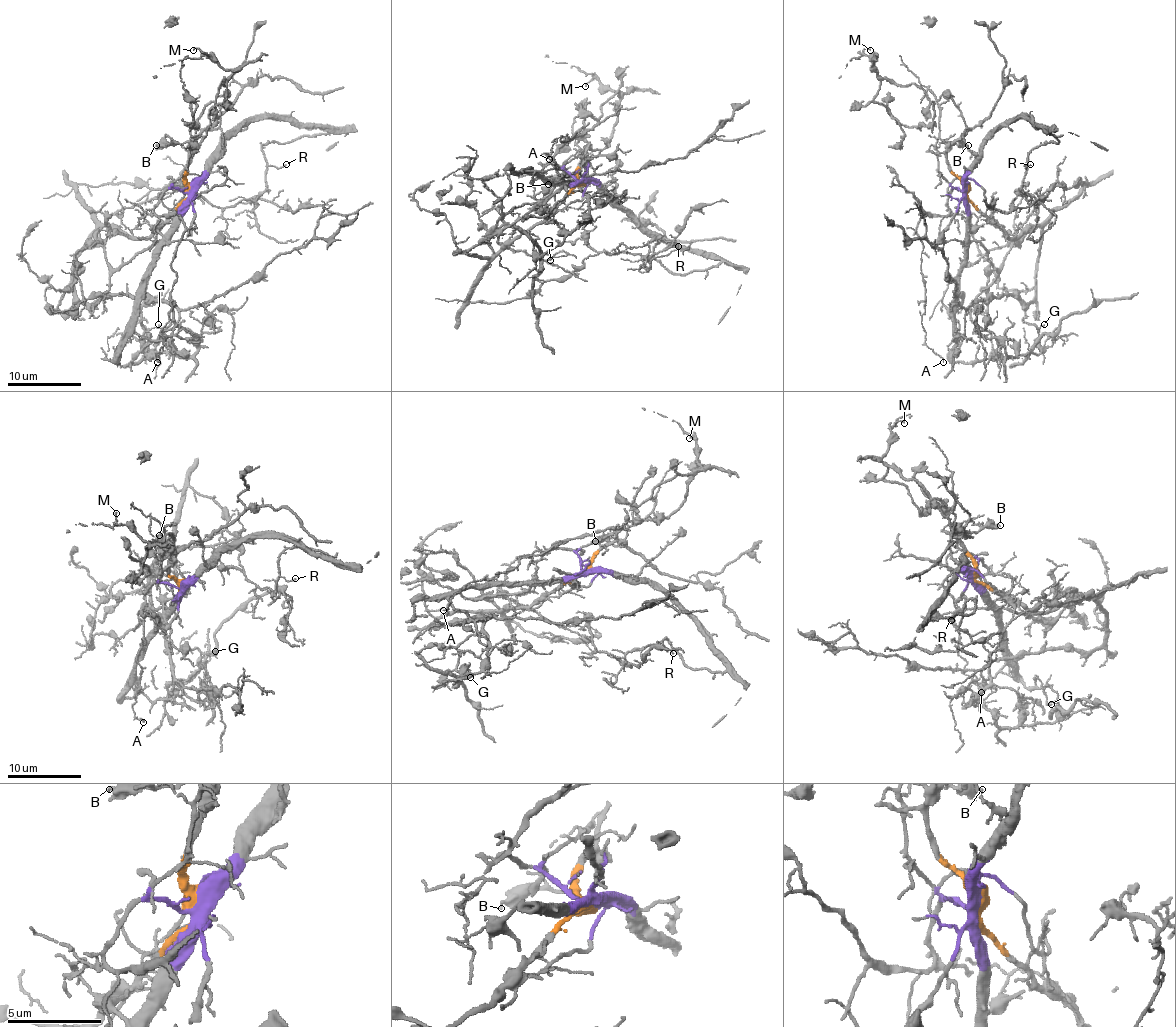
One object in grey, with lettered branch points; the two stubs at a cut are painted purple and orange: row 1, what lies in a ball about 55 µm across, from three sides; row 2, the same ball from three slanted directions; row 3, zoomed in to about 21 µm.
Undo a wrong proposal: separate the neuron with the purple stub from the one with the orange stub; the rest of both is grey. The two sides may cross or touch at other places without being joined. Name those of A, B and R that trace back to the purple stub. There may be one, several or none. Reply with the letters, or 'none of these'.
A, R

